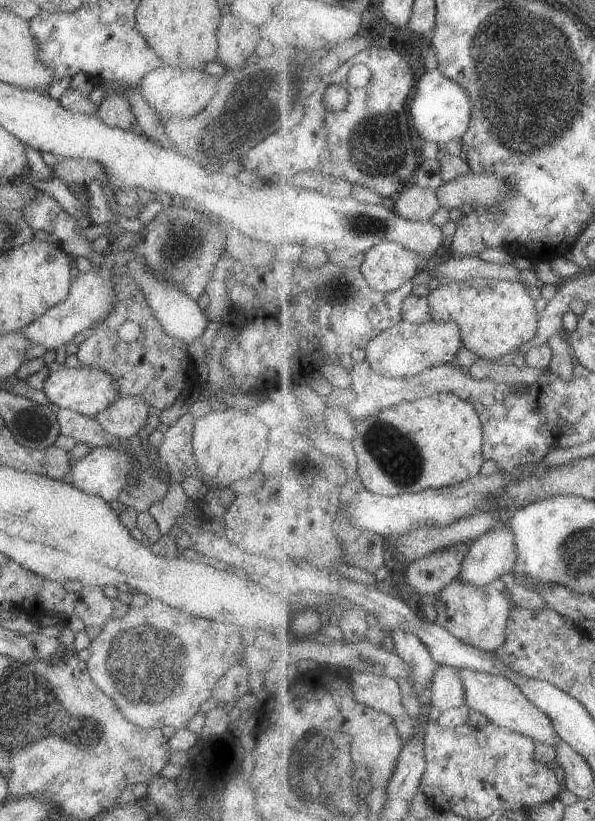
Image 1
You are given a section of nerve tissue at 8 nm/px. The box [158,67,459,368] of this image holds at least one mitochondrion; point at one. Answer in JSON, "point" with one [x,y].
{"point":[380,147]}

